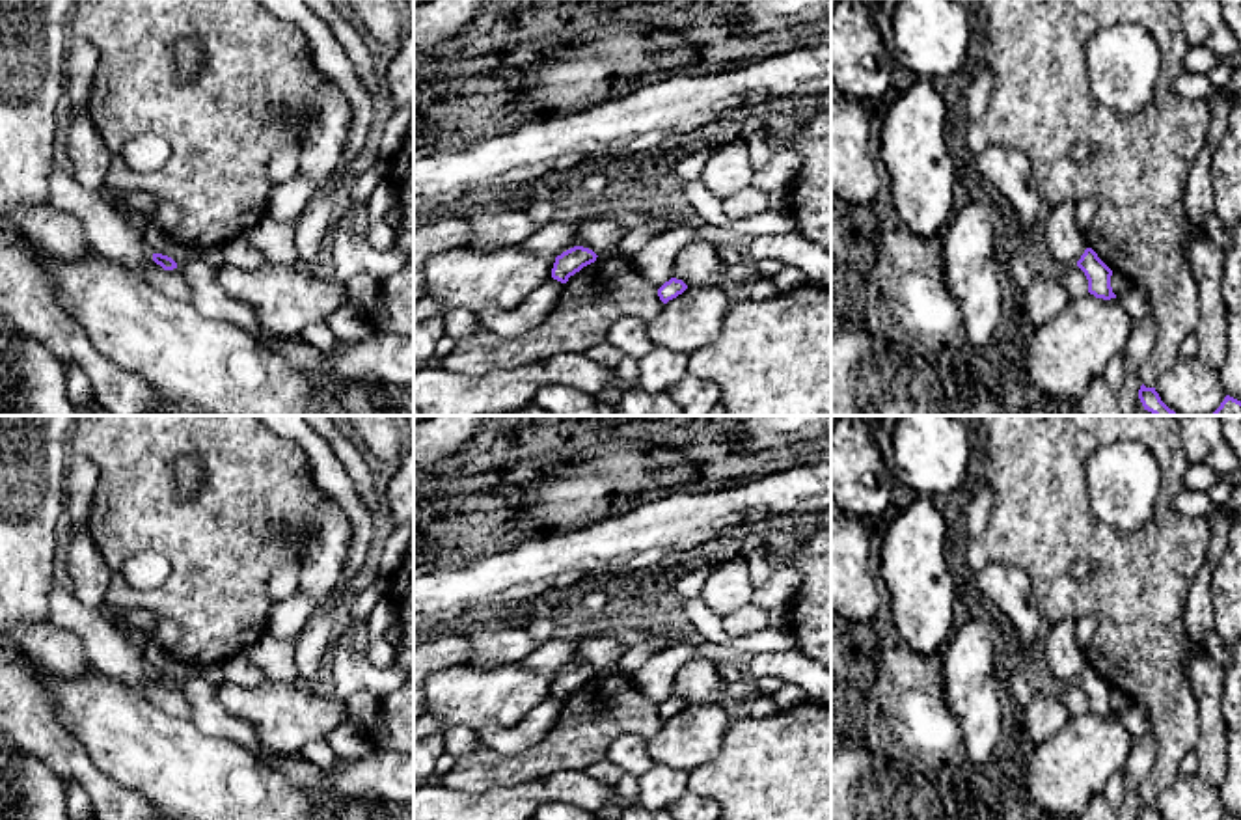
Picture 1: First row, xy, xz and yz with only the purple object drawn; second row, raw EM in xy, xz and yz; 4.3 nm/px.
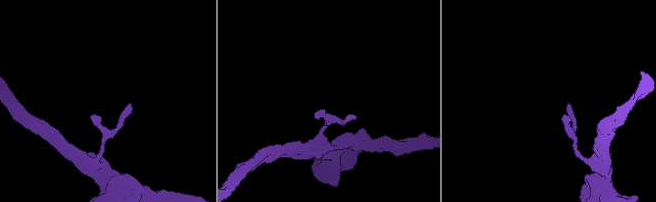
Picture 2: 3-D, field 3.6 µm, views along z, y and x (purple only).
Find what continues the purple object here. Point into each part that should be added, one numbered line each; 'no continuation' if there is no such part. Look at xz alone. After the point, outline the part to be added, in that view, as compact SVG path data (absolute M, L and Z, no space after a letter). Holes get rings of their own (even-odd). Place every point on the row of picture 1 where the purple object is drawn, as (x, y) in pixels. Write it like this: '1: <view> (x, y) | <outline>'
no continuation

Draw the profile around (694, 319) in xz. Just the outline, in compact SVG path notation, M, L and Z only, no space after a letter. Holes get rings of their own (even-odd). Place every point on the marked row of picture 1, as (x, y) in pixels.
M725 283L688 287L647 322L648 339L656 348L689 356L719 339L730 306Z

